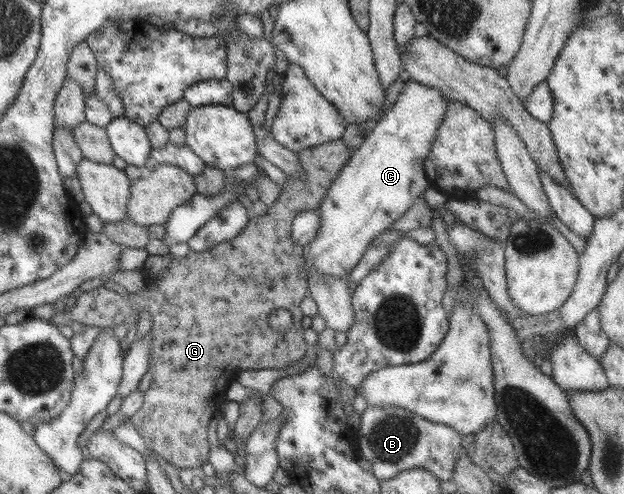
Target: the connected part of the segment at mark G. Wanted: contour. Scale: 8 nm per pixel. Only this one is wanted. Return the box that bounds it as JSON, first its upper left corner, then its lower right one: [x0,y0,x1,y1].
[30,139,351,469]

